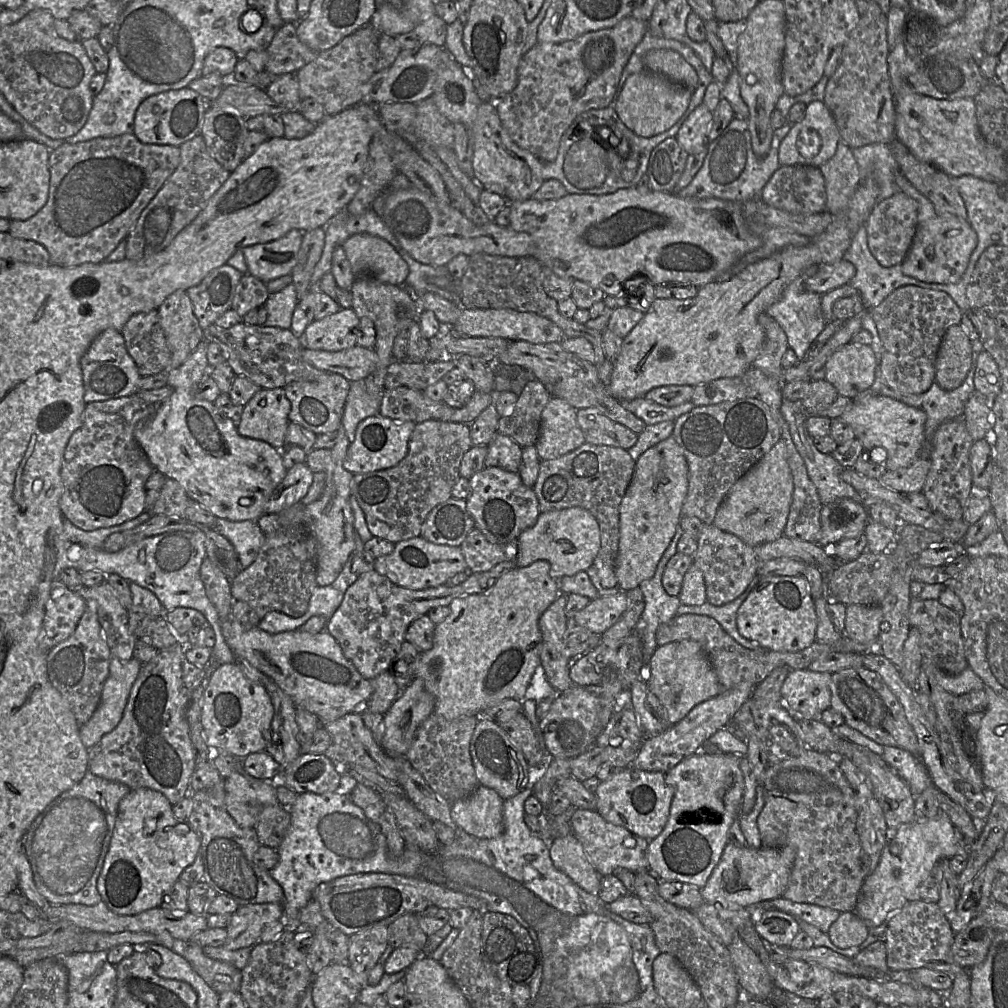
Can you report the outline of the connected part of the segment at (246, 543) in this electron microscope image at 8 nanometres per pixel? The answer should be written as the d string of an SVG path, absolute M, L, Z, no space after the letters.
M217 518L213 529L234 547L242 569L249 567L257 557L265 535L256 521L229 521Z

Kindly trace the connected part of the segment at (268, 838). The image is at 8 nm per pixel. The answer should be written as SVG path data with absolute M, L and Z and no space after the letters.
M281 805L264 806L254 827L260 845L277 849L287 833L290 822L288 810Z

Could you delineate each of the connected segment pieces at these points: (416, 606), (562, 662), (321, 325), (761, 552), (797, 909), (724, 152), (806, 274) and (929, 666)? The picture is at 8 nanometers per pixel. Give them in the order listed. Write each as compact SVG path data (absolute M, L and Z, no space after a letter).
M507 560L488 571L469 573L466 580L459 585L440 585L420 590L397 586L373 569L359 575L348 587L340 606L327 620L325 630L335 638L344 656L357 671L371 680L388 671L406 640L405 633L412 621L426 615L432 608L449 607L454 598L487 592L502 575L515 568L519 568L515 560Z
M559 594L542 613L538 625L542 635L540 646L540 665L552 687L563 692L576 686L569 676L569 661L564 636L567 630L565 614L566 595Z
M341 308L320 320L313 320L299 338L311 350L337 352L356 346L359 318L352 308Z
M704 524L696 539L697 550L692 563L703 573L707 601L714 606L725 605L739 597L757 576L758 568L771 559L787 557L816 566L824 574L833 572L841 563L828 555L818 543L810 543L782 536L775 541L750 546L737 536L718 529L714 524Z
M783 897L762 901L745 908L749 909L751 914L758 914L762 909L777 909L791 915L793 918L799 918L815 926L824 933L828 932L830 926L841 914L839 911L834 909L808 903L797 903Z
M734 116L717 138L708 141L703 164L690 183L674 193L683 198L716 198L740 203L758 197L773 173L780 167L779 145L788 133L789 127L790 124L787 122L783 127L773 130L769 152L765 157L759 158L752 150L747 121Z
M811 265L792 281L783 291L780 299L770 305L766 312L781 326L787 337L787 343L799 360L803 359L811 343L824 329L826 323L821 310L821 295L805 288L805 282L818 270L818 265Z
M922 655L922 667L928 677L934 680L945 691L959 696L973 691L984 690L981 678L967 666L958 675L948 675L937 668L930 660Z

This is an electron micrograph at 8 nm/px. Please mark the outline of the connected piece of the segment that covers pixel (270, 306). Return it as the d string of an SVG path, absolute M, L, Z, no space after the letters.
M293 283L279 292L270 293L264 304L267 309L267 319L263 326L290 329L297 303L297 292Z

